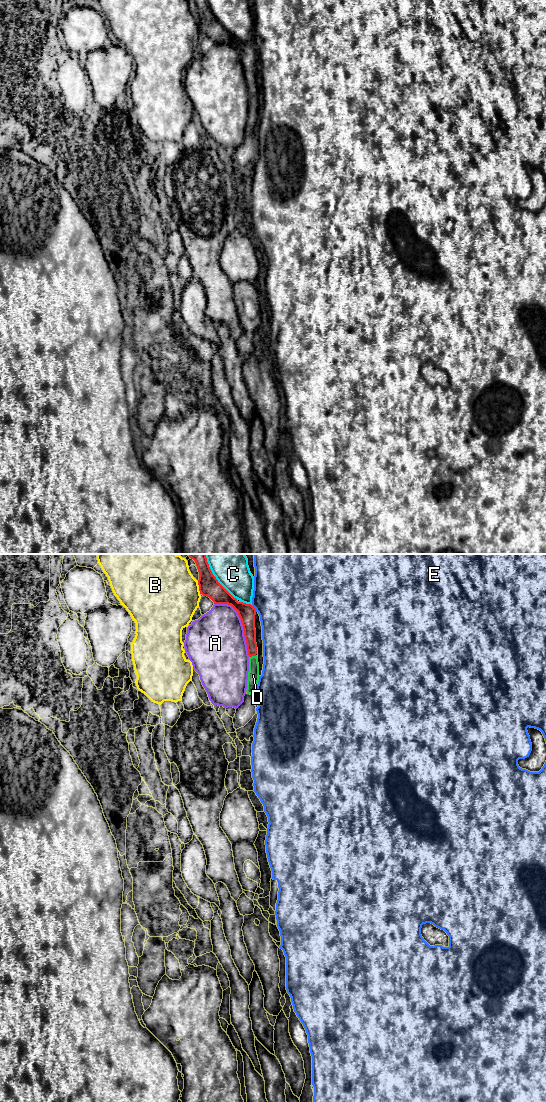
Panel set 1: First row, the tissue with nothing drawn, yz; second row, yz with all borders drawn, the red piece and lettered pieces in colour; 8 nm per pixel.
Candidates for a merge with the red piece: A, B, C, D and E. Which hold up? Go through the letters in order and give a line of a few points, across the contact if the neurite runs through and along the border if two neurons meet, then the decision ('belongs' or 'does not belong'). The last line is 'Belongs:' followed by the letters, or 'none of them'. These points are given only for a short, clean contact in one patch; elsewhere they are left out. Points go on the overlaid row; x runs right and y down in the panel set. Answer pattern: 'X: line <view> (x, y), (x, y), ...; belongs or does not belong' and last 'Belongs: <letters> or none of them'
A: does not belong
B: does not belong
C: does not belong
D: line yz (249, 624), (252, 655), (253, 675); belongs
E: does not belong
Belongs: D

